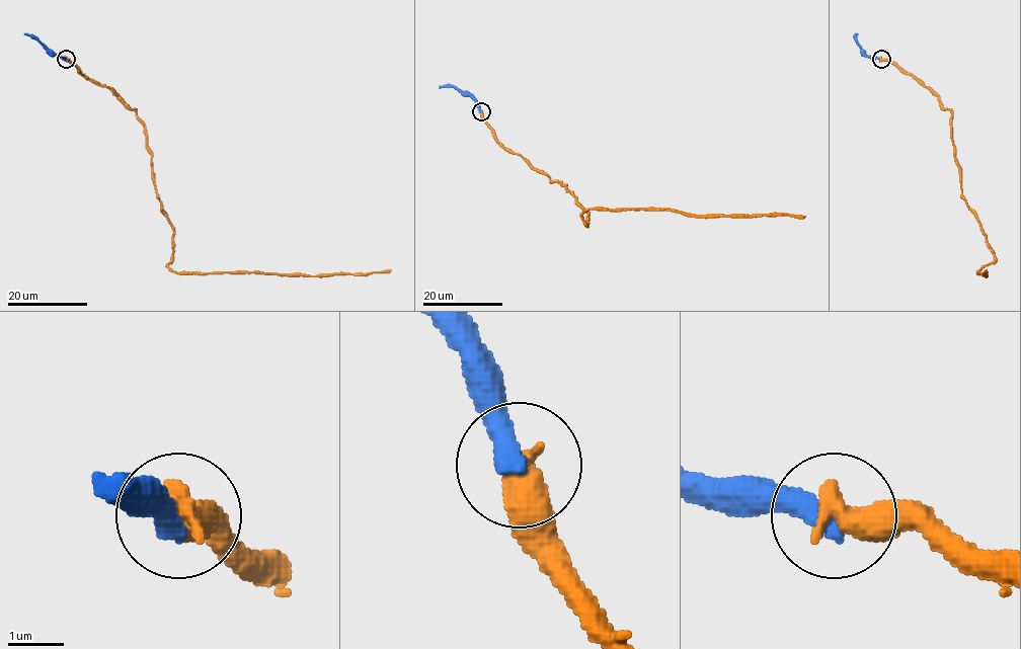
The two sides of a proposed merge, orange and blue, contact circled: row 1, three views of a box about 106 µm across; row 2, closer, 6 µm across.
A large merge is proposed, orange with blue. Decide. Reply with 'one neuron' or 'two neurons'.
one neuron

